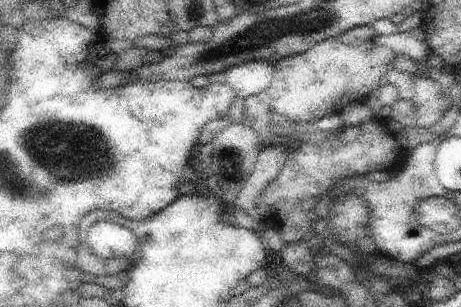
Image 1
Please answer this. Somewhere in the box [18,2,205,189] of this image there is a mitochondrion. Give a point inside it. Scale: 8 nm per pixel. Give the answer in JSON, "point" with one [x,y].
{"point":[76,154]}

